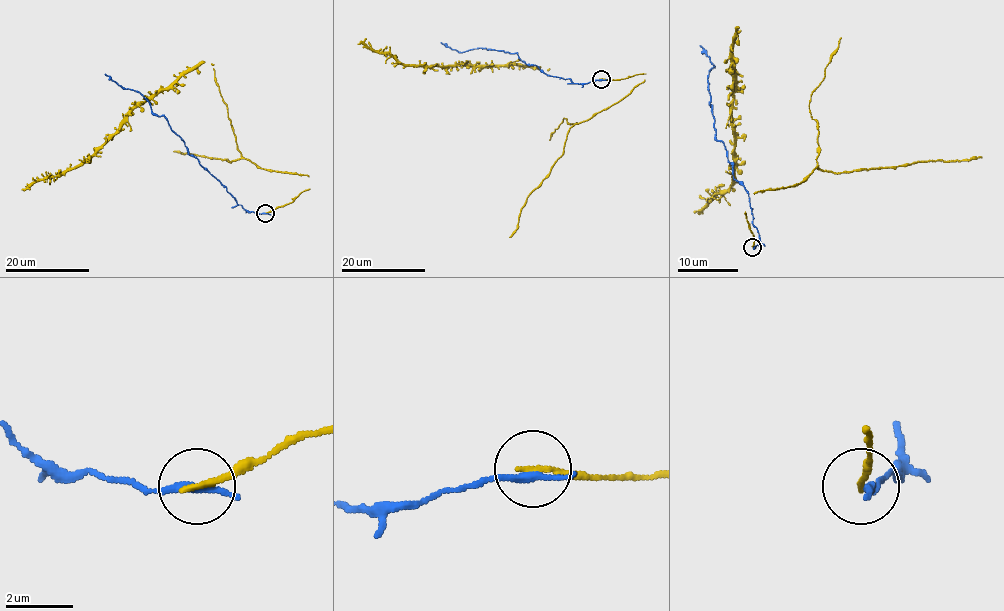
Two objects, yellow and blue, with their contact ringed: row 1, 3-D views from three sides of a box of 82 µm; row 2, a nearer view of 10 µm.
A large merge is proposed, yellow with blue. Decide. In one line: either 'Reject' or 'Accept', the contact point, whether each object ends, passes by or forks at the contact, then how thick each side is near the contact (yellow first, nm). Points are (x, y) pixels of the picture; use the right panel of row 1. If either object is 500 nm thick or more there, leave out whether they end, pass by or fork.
Reject. Place: (752, 247). At the ring yellow ends. At the ring blue passes by. Thickness 180 nm (yellow) against 200 nm

